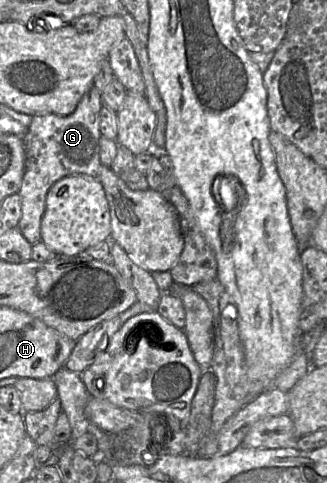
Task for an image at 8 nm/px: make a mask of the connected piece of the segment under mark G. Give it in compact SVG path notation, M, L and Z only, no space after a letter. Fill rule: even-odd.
M92 86L82 96L72 114L32 116L28 130L21 136L25 149L25 169L18 191L21 197L21 217L17 228L31 245L41 240L40 226L46 195L55 182L74 174L98 179L102 166L99 157L99 113L102 105L101 93Z

